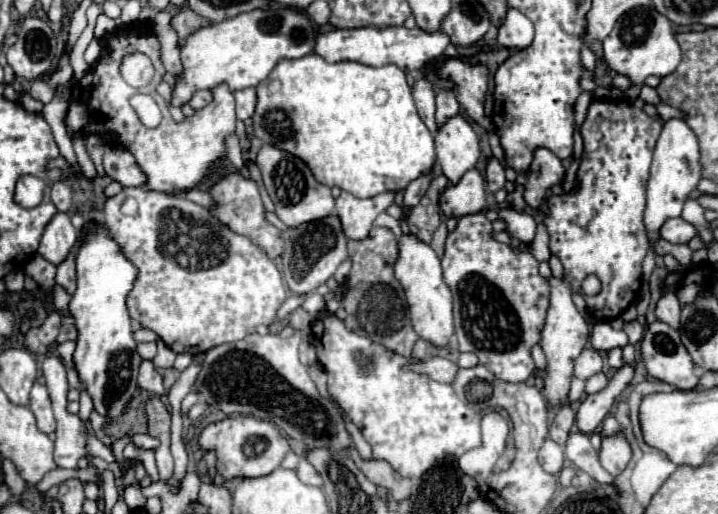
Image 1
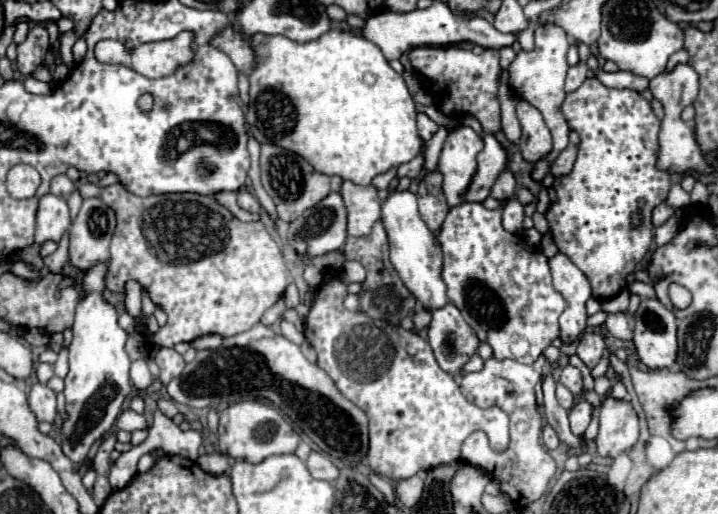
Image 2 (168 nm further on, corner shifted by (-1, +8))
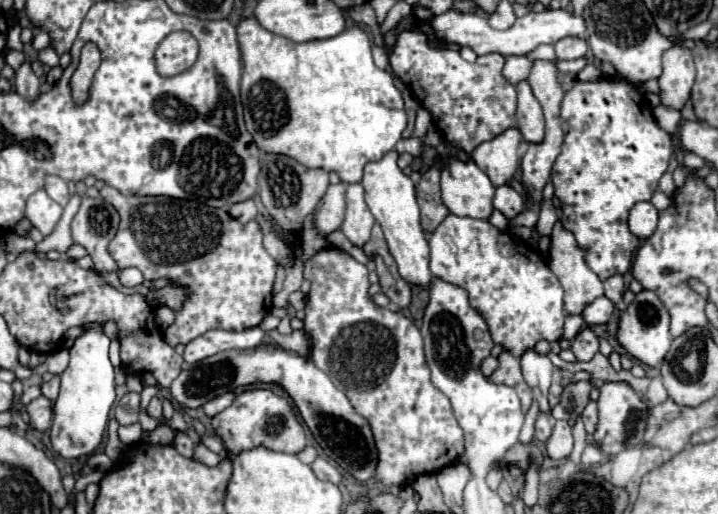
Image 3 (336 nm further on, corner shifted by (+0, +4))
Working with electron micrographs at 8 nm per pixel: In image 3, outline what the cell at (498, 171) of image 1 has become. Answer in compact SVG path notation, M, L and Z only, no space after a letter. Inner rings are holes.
M503 184L495 190L495 196L493 196L493 208L501 210L507 218L513 218L517 216L525 204L523 204L523 198L513 190L511 184Z

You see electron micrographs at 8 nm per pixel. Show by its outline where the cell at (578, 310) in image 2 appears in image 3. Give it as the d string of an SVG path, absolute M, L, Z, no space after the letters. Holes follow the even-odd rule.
M559 222L555 224L553 232L551 232L551 250L549 250L551 262L549 262L549 270L557 276L559 284L565 290L565 314L575 316L581 314L585 306L589 306L595 298L603 296L603 282L599 280L599 276L585 264L583 260L583 250L577 246L575 236L571 232L567 232Z

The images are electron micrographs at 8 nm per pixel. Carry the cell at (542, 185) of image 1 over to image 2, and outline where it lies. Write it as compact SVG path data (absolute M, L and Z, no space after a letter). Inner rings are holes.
M516 96L516 116L520 120L522 126L522 136L520 136L520 152L526 160L536 162L540 160L544 154L548 154L552 150L552 138L550 138L550 130L544 124L542 114L524 98Z

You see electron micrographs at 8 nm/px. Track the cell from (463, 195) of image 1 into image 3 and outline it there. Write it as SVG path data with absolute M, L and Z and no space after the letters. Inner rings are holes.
M509 128L489 142L479 144L471 158L489 176L493 186L507 184L519 168L519 144L521 134L517 128Z

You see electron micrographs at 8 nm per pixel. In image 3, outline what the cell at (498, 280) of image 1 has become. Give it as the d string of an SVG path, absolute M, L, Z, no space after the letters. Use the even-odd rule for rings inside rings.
M449 214L431 234L429 248L431 248L429 268L433 278L439 278L443 282L449 282L453 286L467 290L471 306L479 310L479 314L485 318L493 342L503 346L503 350L521 358L539 340L555 342L563 336L563 320L565 320L563 288L559 280L553 276L553 272L547 268L541 254L529 248L519 238L515 238L511 232L495 228L489 220L459 218L455 214Z

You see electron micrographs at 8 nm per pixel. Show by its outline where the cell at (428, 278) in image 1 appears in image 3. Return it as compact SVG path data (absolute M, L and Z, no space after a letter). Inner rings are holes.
M397 152L385 154L379 162L369 162L363 174L363 188L365 188L365 202L375 216L377 224L383 228L385 240L389 244L391 256L399 266L401 278L411 286L427 288L433 278L429 272L429 246L425 232L419 224L419 206L415 198L415 186L409 176L405 176L397 166Z

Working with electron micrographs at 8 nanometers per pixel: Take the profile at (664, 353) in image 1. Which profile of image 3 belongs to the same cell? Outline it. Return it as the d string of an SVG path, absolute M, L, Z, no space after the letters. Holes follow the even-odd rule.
M643 290L635 296L635 300L627 306L627 310L619 318L619 332L617 332L619 344L627 350L629 356L635 360L647 364L647 366L659 366L671 348L671 334L669 334L669 314L659 296L651 290Z

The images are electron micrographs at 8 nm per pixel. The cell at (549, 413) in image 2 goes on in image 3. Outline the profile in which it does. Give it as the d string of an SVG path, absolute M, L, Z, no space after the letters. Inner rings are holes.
M529 350L521 356L521 370L525 376L525 382L533 390L535 400L539 402L541 412L551 414L551 406L547 402L549 386L551 386L551 376L553 376L553 364L547 356L537 354L535 350Z

